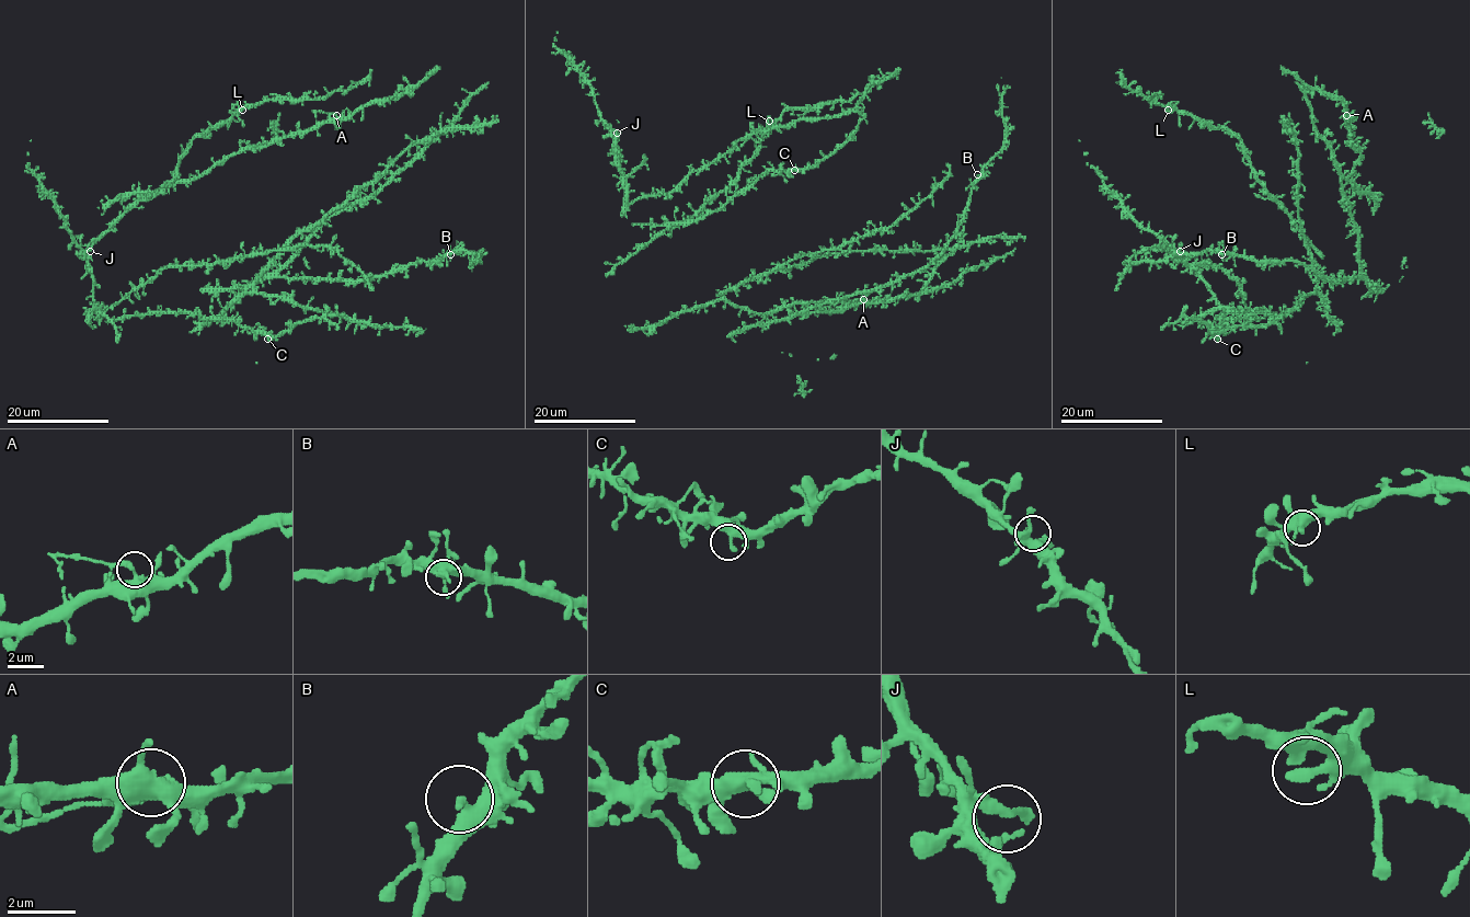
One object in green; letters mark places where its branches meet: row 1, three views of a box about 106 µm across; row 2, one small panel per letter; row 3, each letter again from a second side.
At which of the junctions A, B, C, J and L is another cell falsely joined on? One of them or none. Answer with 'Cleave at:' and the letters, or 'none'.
Cleave at: A

